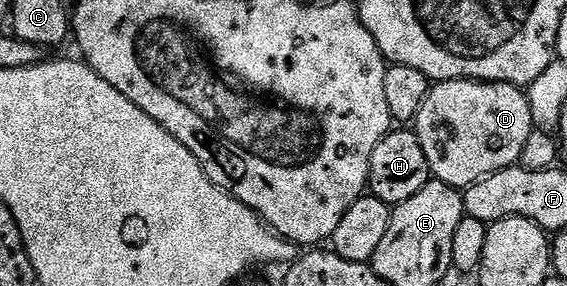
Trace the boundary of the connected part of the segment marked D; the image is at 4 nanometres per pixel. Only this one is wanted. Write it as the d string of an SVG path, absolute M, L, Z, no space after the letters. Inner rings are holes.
M457 79L456 81L448 81L447 83L434 83L416 120L416 134L420 145L424 149L424 157L428 157L431 176L439 179L441 183L447 183L459 189L471 187L478 179L488 177L492 173L504 170L506 167L515 166L519 162L521 154L524 153L524 147L528 142L529 135L534 131L532 109L530 108L526 91L523 88L513 87L507 83L477 83L474 79Z

